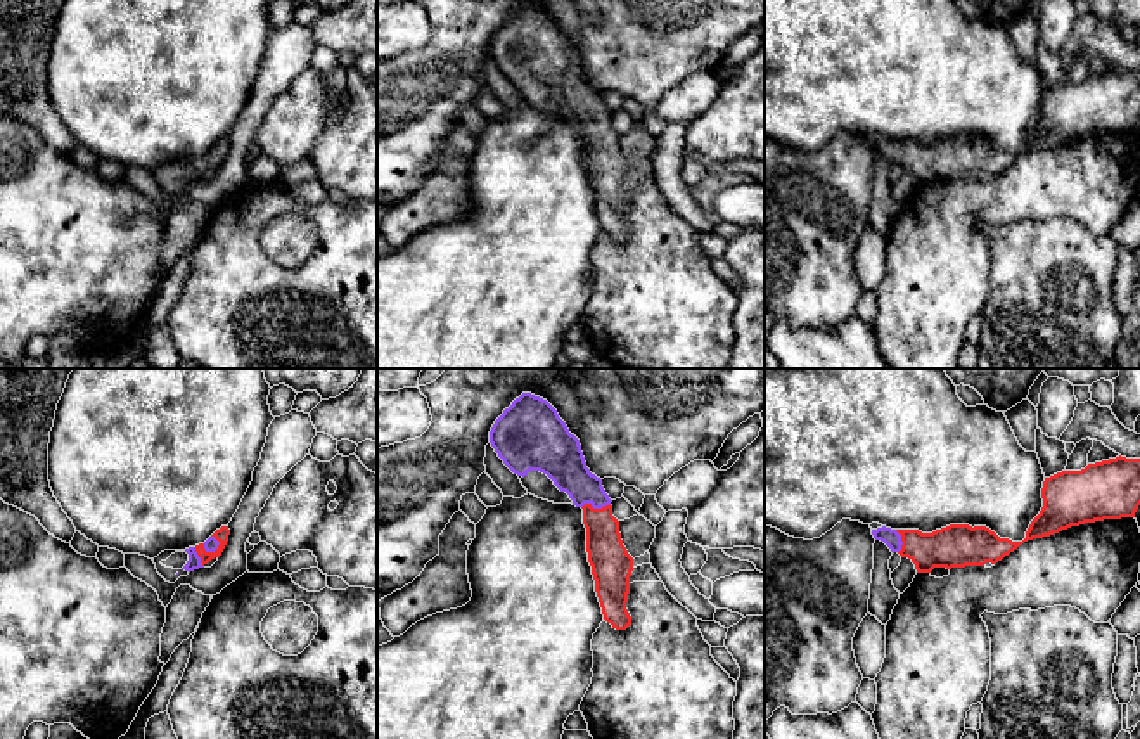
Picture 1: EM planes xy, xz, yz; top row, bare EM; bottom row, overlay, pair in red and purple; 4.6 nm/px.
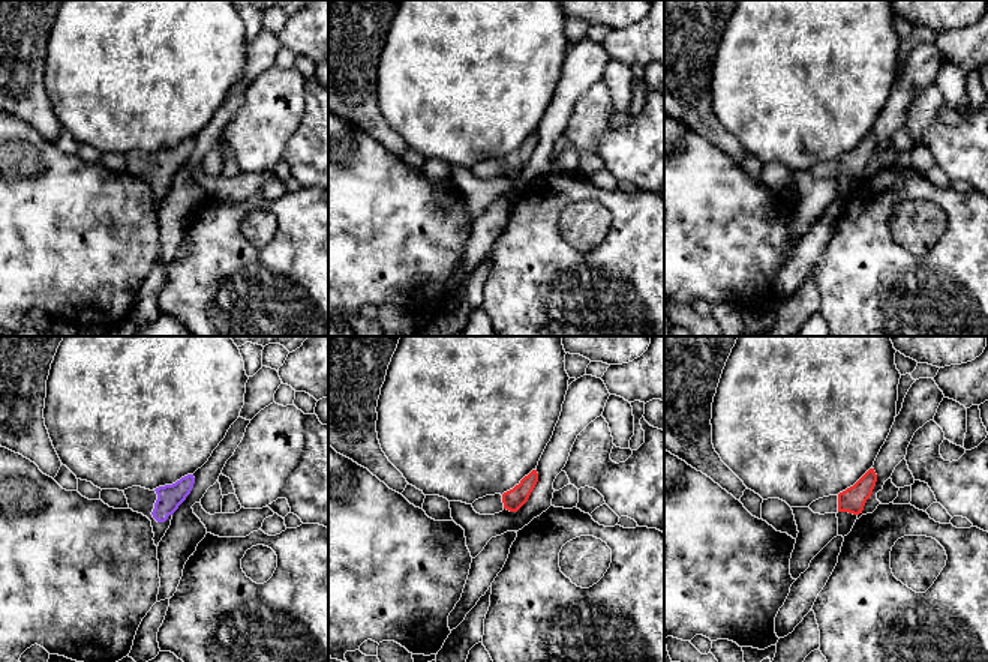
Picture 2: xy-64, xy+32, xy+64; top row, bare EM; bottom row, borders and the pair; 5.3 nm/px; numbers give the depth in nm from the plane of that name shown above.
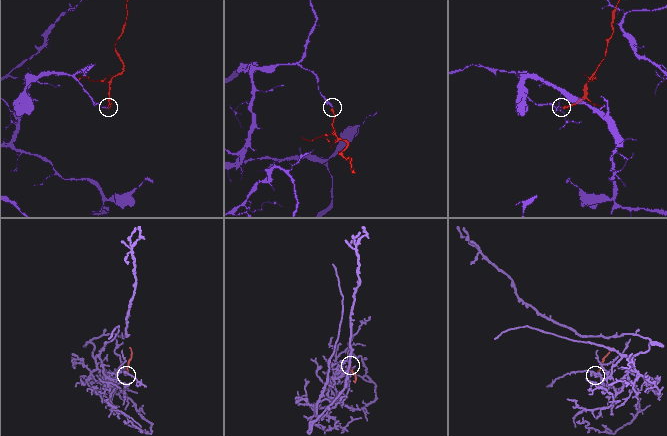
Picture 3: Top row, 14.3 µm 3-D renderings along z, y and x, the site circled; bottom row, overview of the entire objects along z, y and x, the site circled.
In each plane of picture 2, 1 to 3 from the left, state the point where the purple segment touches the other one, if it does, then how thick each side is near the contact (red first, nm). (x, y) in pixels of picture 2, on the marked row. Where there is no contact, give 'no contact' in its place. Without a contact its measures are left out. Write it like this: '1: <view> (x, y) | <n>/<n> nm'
1: no contact
2: no contact
3: no contact

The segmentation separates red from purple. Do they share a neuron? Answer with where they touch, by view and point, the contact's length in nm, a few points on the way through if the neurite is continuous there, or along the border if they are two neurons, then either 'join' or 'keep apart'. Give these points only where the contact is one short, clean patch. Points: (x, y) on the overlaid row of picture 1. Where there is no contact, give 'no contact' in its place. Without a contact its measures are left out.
xy (218, 547) | 90 nm | across xy (222, 535), (218, 547), (211, 544) | join

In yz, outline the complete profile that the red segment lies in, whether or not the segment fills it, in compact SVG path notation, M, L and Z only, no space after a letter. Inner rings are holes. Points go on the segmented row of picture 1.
M1116 457L1045 478L1043 507L1031 521L1026 538L1000 538L986 526L950 524L932 533L919 530L872 530L891 552L908 557L917 573L934 568L996 564L1021 543L1050 537L1071 526L1104 519L1135 517L1140 505L1140 459Z

